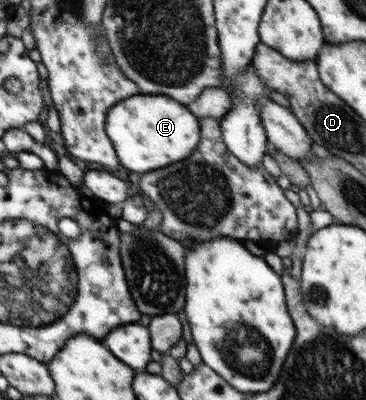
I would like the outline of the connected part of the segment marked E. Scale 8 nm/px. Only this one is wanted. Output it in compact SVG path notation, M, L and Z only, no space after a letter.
M138 94L119 100L106 113L105 128L122 166L132 172L150 172L180 162L188 158L200 142L198 118L168 96Z

